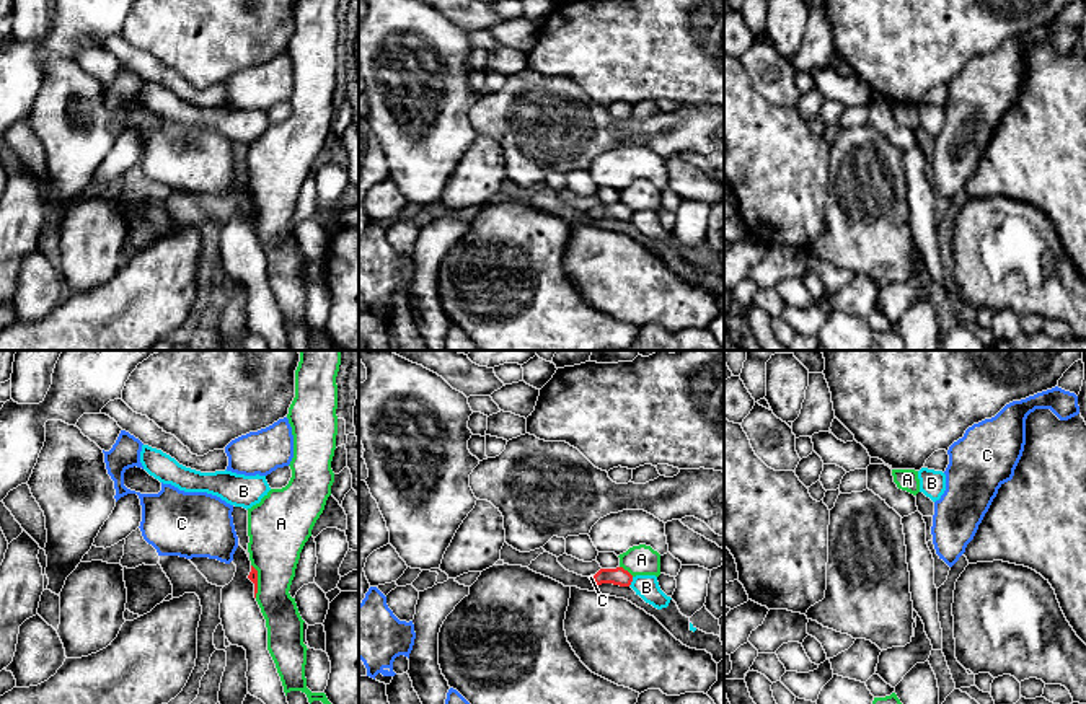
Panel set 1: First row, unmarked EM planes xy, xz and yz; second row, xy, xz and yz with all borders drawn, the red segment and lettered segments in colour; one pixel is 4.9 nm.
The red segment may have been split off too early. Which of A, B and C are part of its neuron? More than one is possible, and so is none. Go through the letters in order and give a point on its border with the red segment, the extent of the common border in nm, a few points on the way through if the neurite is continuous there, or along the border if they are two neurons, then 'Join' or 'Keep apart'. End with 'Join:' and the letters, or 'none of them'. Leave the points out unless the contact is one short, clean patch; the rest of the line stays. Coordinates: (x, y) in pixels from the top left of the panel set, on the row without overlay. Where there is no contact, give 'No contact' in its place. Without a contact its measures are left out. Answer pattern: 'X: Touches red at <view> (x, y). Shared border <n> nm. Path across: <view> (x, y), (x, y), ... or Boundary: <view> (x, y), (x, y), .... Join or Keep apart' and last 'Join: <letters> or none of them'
A: Touches red at xz (626, 206). Shared border 90 nm. Boundary: xz (620, 201), (633, 211). Keep apart
B: Touches red at xz (631, 215). Shared border 50 nm. Keep apart
C: Touches red at xz (594, 212). Shared border 30 nm. Path across: xz (618, 211), (594, 212), (591, 212). Join
Join: C

